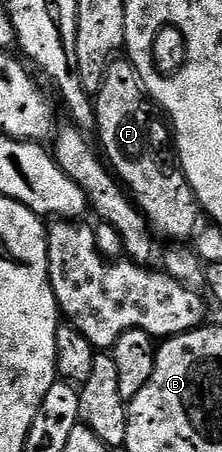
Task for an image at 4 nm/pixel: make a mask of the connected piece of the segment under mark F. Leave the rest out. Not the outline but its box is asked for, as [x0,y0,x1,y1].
[93,60,201,242]

